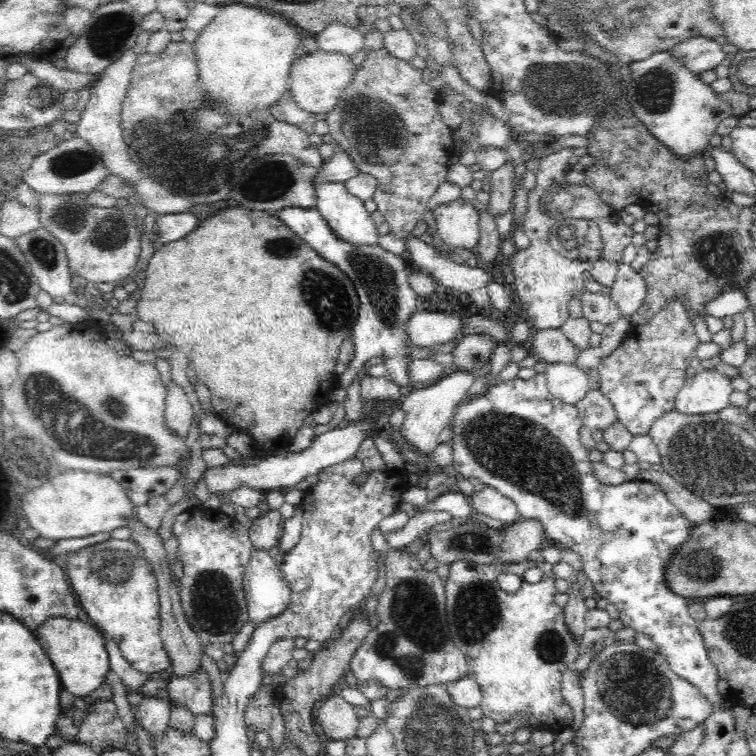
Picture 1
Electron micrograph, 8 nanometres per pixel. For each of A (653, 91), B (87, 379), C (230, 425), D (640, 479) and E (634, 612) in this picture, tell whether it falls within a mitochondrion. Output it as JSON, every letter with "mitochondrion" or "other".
{"A":"mitochondrion","B":"mitochondrion","C":"other","D":"other","E":"other"}

